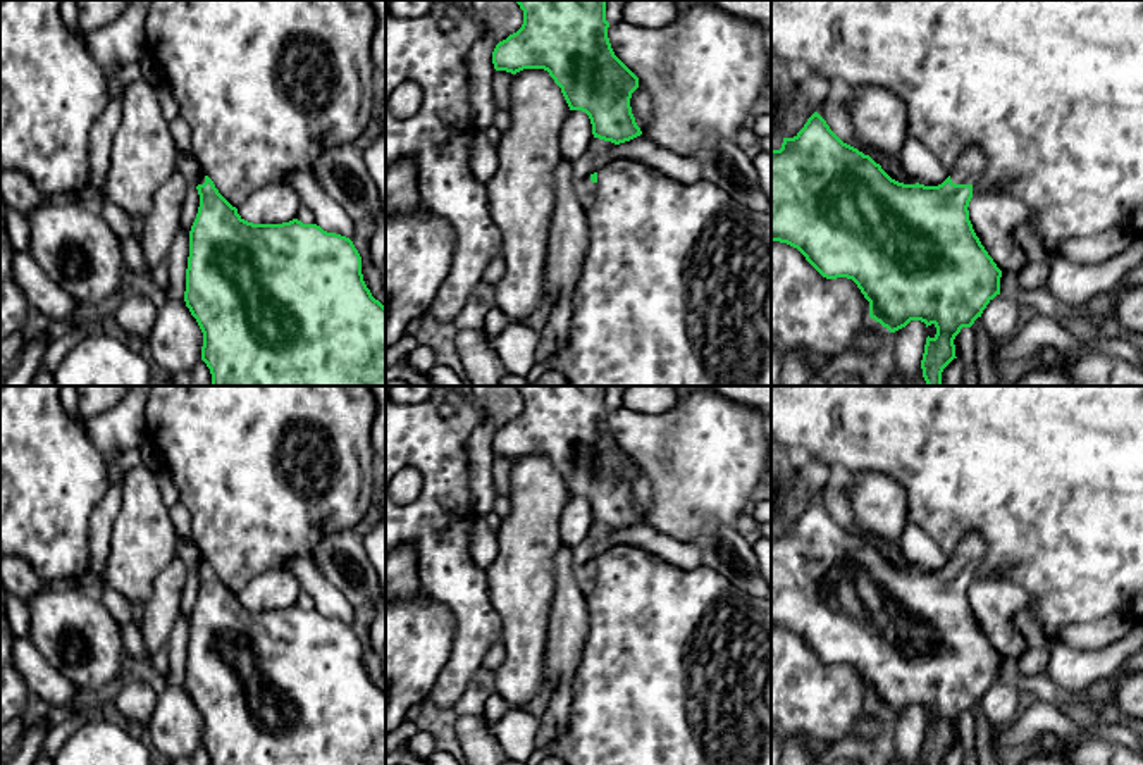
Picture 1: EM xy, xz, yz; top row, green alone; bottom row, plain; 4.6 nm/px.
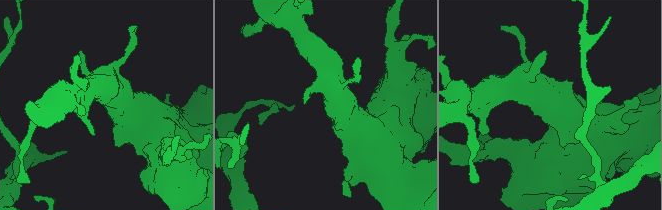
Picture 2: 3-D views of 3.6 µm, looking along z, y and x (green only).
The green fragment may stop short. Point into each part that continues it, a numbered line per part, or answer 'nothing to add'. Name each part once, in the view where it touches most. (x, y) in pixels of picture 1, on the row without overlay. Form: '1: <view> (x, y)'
1: yz (970, 552)

